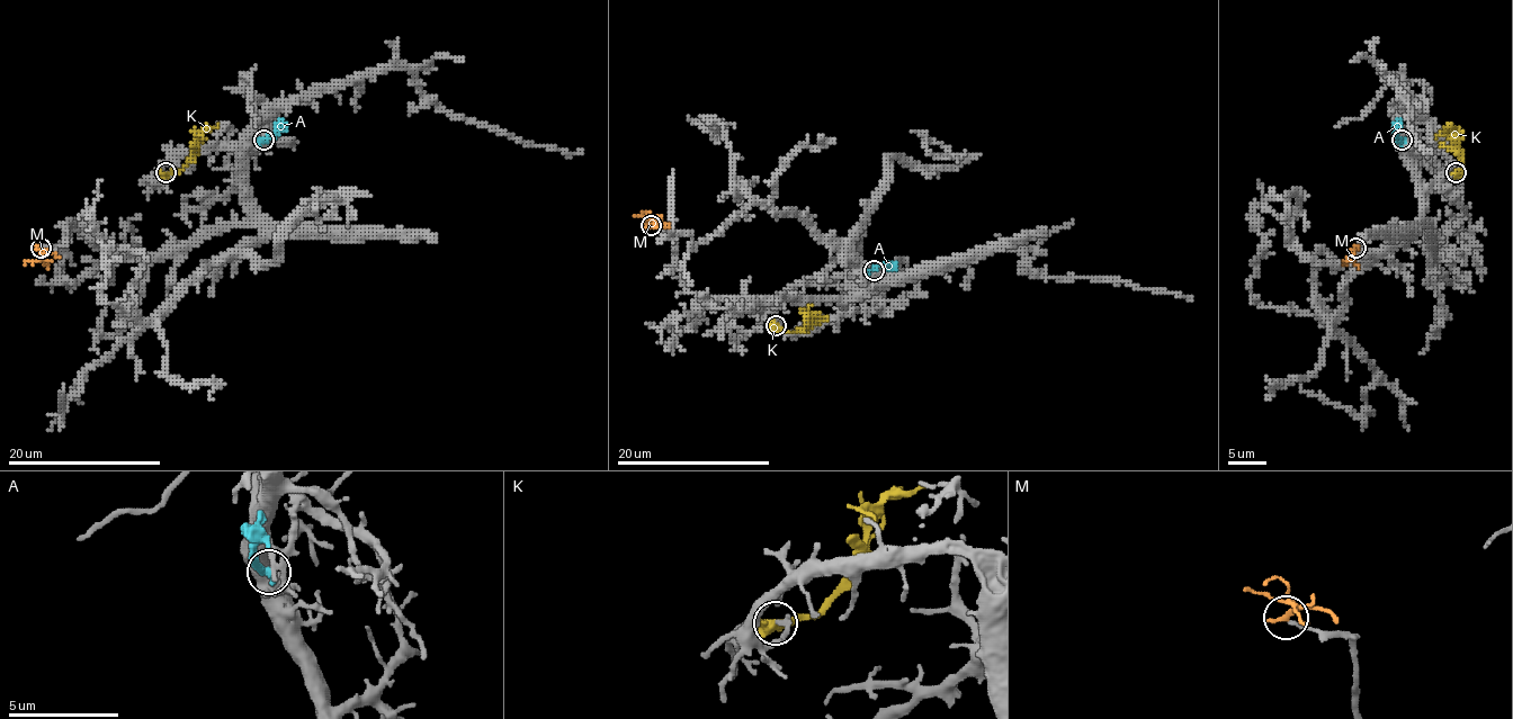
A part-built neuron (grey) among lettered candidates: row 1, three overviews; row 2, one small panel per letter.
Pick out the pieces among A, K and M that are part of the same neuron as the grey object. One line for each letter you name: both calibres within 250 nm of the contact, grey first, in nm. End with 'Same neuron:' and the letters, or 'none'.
Same neuron: none

